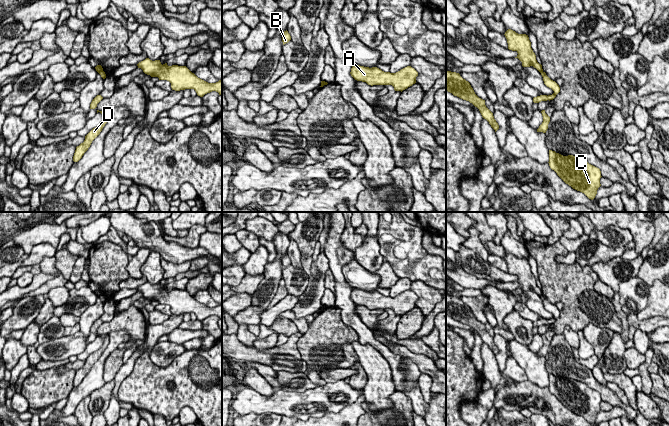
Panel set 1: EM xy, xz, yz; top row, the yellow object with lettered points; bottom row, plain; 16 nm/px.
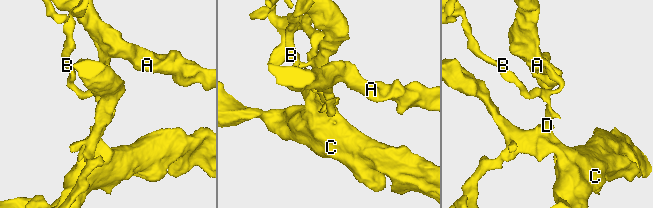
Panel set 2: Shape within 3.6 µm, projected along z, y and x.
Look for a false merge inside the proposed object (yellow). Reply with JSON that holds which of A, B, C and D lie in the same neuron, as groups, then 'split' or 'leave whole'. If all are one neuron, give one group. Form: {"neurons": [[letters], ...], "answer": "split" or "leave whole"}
{"neurons": [["A"], ["B", "C", "D"]], "answer": "split"}

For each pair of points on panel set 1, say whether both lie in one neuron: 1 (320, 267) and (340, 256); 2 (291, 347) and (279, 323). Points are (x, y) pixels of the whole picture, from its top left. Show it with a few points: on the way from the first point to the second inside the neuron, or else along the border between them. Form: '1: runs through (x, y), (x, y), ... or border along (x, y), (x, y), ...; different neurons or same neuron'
1: border along (323, 250), (329, 268); different neurons
2: border along (298, 331), (288, 337); different neurons

